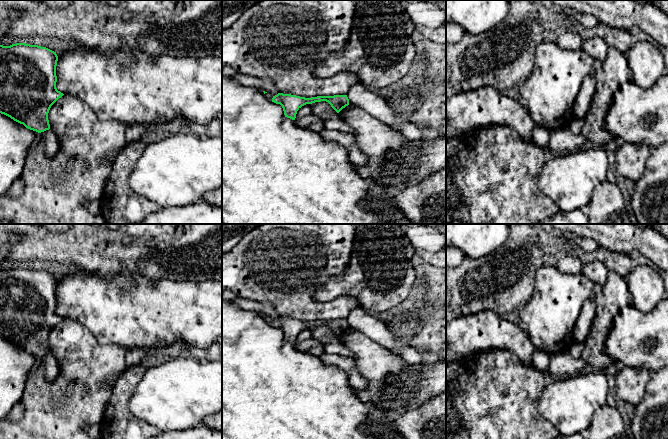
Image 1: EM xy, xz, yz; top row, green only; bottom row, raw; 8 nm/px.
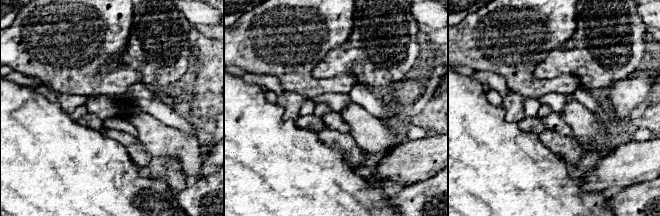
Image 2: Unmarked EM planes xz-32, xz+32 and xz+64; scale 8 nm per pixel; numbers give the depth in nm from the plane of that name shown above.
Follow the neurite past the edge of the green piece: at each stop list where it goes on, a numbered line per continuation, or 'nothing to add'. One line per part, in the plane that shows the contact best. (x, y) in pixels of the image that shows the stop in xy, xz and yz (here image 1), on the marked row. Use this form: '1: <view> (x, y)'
nothing to add

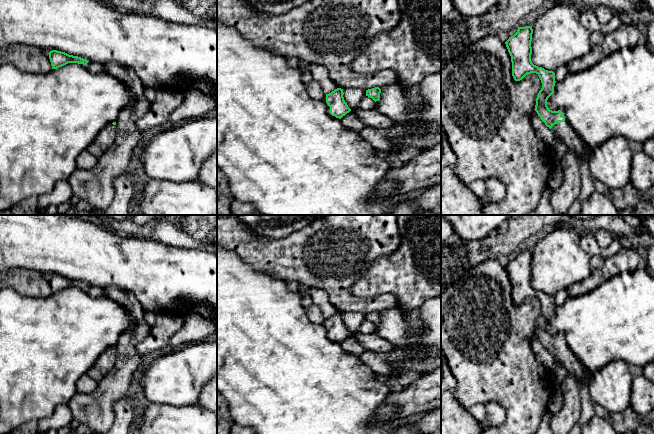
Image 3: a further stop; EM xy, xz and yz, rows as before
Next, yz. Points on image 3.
1: yz (561, 130)

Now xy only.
1: xy (106, 137)

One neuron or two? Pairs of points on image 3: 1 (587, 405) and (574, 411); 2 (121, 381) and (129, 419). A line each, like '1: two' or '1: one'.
1: two
2: two

